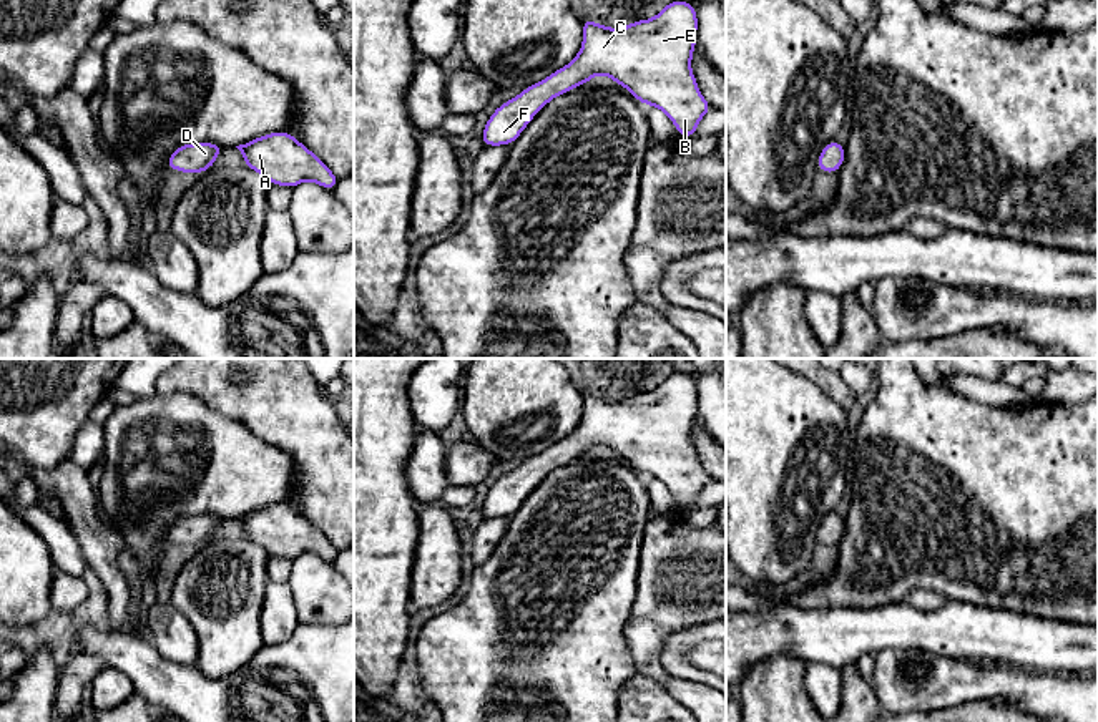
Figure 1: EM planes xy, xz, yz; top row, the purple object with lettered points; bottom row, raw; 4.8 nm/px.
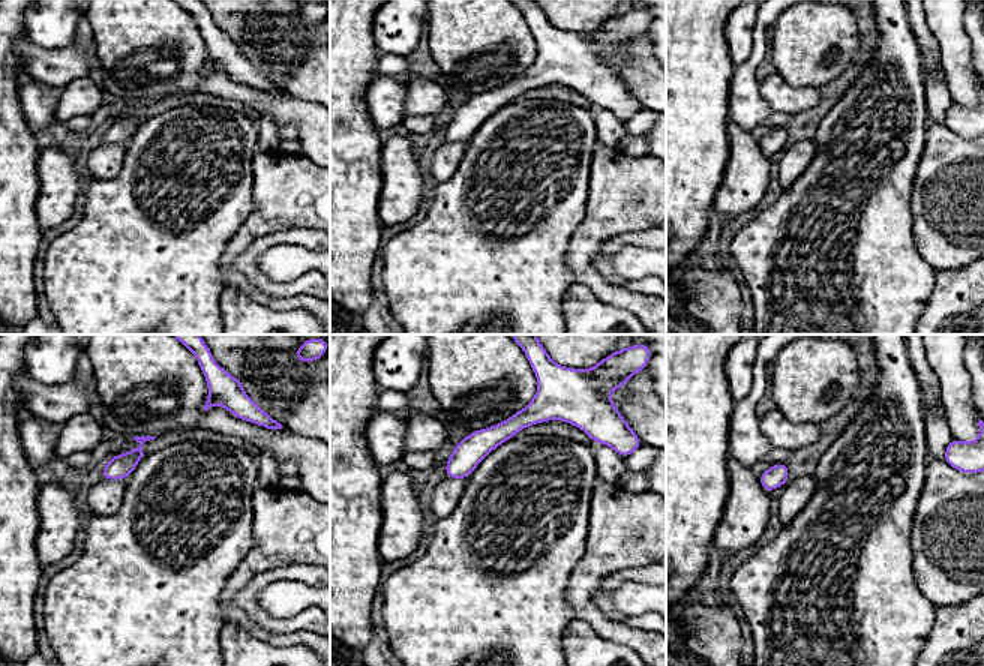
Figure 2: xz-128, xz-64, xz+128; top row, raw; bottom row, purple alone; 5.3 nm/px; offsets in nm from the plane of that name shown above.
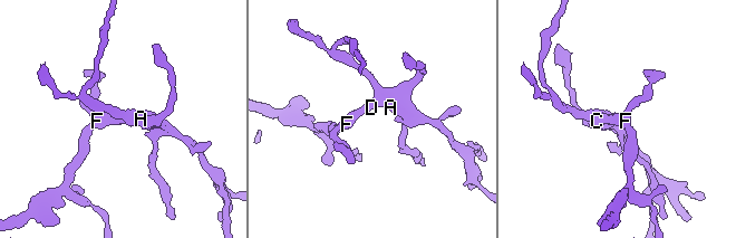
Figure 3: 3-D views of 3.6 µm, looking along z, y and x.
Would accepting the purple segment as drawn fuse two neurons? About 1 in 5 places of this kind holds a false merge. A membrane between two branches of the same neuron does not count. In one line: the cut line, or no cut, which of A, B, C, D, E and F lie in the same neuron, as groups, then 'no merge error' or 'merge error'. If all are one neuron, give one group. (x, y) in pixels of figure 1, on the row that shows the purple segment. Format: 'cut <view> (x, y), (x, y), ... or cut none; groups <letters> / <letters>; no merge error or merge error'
cut none; groups A B C D E F; no merge error

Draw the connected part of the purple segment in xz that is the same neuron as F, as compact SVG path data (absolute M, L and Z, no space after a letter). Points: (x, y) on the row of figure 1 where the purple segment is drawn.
M673 0L654 18L638 20L623 28L610 28L590 18L581 18L581 25L583 45L575 60L500 105L480 134L485 148L510 146L547 103L588 83L596 75L606 75L626 88L641 105L646 103L664 111L681 138L696 136L701 118L713 111L713 106L701 95L691 71L698 32L698 15L691 2Z

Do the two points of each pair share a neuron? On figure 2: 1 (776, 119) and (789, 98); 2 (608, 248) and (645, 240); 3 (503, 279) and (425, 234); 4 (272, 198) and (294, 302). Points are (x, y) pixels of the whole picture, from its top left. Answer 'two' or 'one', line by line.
1: two
2: one
3: one
4: one

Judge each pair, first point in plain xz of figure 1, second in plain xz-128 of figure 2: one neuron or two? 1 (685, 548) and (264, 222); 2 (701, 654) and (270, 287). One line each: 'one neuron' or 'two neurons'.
1: one neuron
2: two neurons

